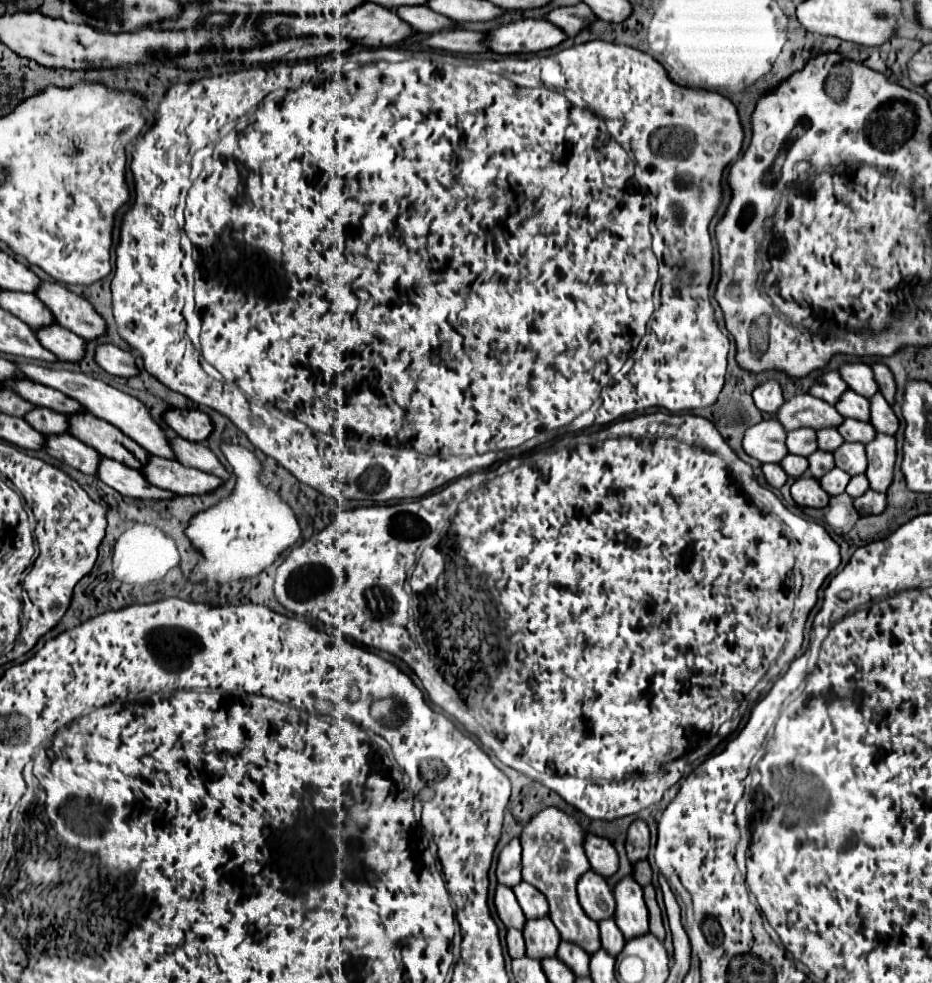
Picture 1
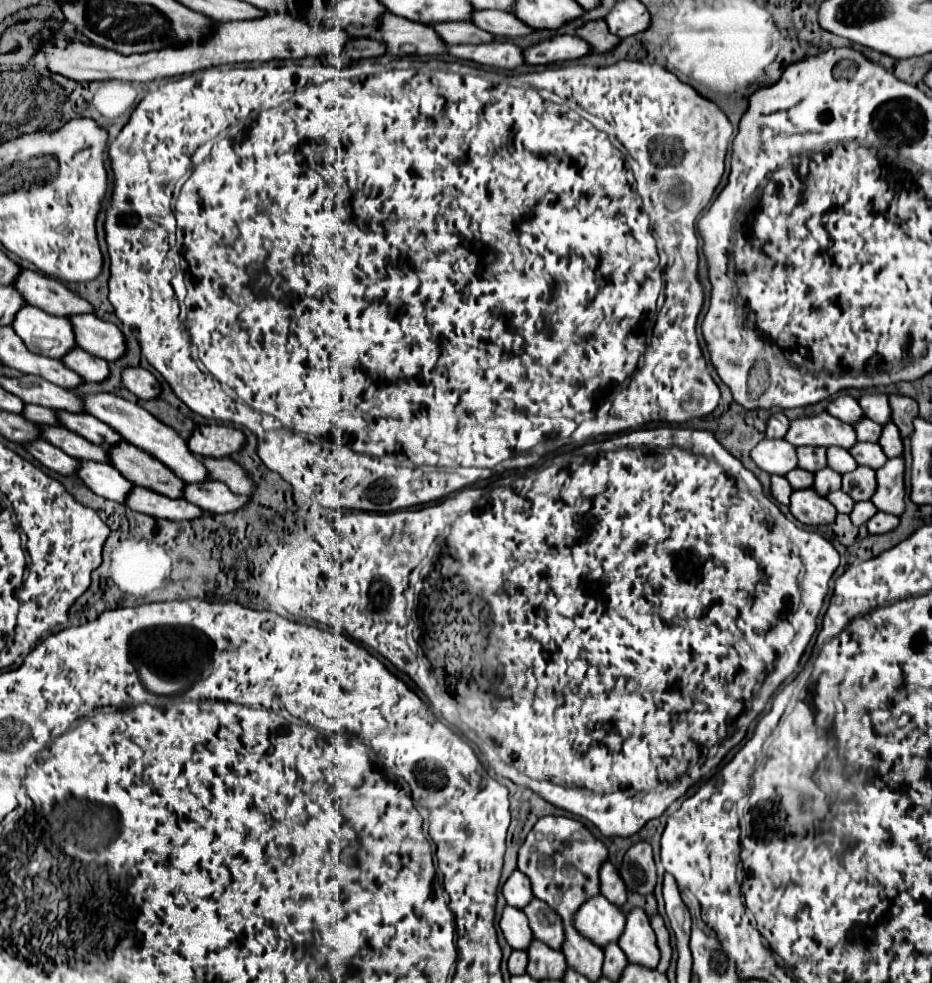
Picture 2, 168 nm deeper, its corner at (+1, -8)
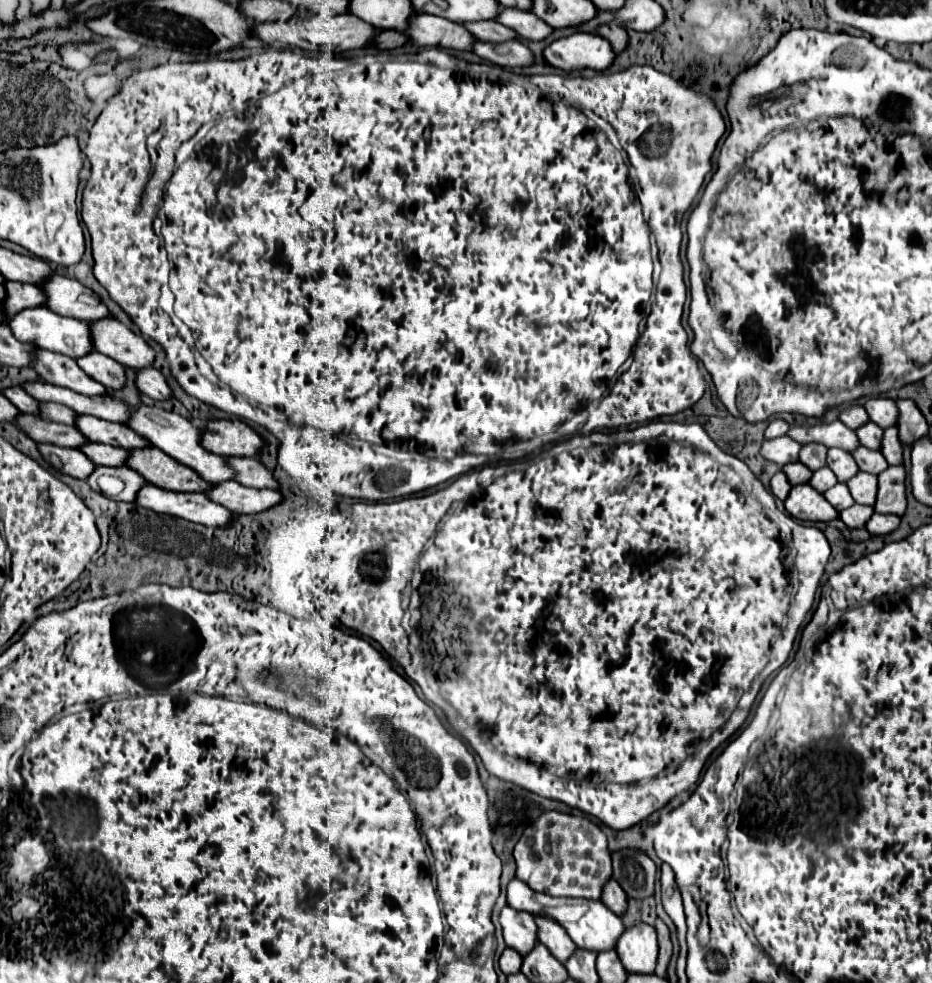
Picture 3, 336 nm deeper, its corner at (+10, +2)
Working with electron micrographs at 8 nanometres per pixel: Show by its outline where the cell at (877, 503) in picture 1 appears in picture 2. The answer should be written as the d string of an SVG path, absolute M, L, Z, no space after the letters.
M879 511L873 519L869 519L867 529L869 529L869 533L873 533L873 535L883 535L883 533L893 531L897 525L899 525L899 517L895 517L895 515L885 515L885 513Z

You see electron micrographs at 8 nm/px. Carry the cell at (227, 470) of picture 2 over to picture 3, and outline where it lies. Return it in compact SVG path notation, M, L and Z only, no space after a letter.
M228 457L224 461L232 465L236 473L236 481L246 487L256 487L256 489L264 489L264 487L276 489L278 487L272 473L256 457Z

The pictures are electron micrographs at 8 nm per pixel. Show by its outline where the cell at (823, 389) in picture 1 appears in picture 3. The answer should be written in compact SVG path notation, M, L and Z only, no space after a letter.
M850 405L850 407L846 407L846 409L840 411L838 419L840 419L846 427L850 427L850 429L858 429L858 427L864 425L870 417L868 417L868 413L864 411L864 407L860 407L860 405Z

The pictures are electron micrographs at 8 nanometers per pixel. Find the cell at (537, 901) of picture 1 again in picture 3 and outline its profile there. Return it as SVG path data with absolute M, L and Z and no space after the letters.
M534 915L534 921L536 921L536 927L538 927L540 943L544 943L558 961L566 963L566 959L576 949L574 941L566 933L566 929L560 923L556 923L554 919L544 917L544 915Z

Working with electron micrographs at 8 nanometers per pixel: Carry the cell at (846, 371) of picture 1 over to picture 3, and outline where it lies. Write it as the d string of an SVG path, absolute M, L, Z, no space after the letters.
M870 397L864 403L866 413L870 415L870 421L880 425L882 429L896 425L896 403L886 397Z

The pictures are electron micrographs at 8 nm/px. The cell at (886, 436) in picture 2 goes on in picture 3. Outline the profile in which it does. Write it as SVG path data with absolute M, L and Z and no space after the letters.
M892 425L888 429L884 429L884 435L882 435L882 447L880 447L882 455L886 457L886 461L890 465L898 465L902 463L902 443L898 439L898 429Z

